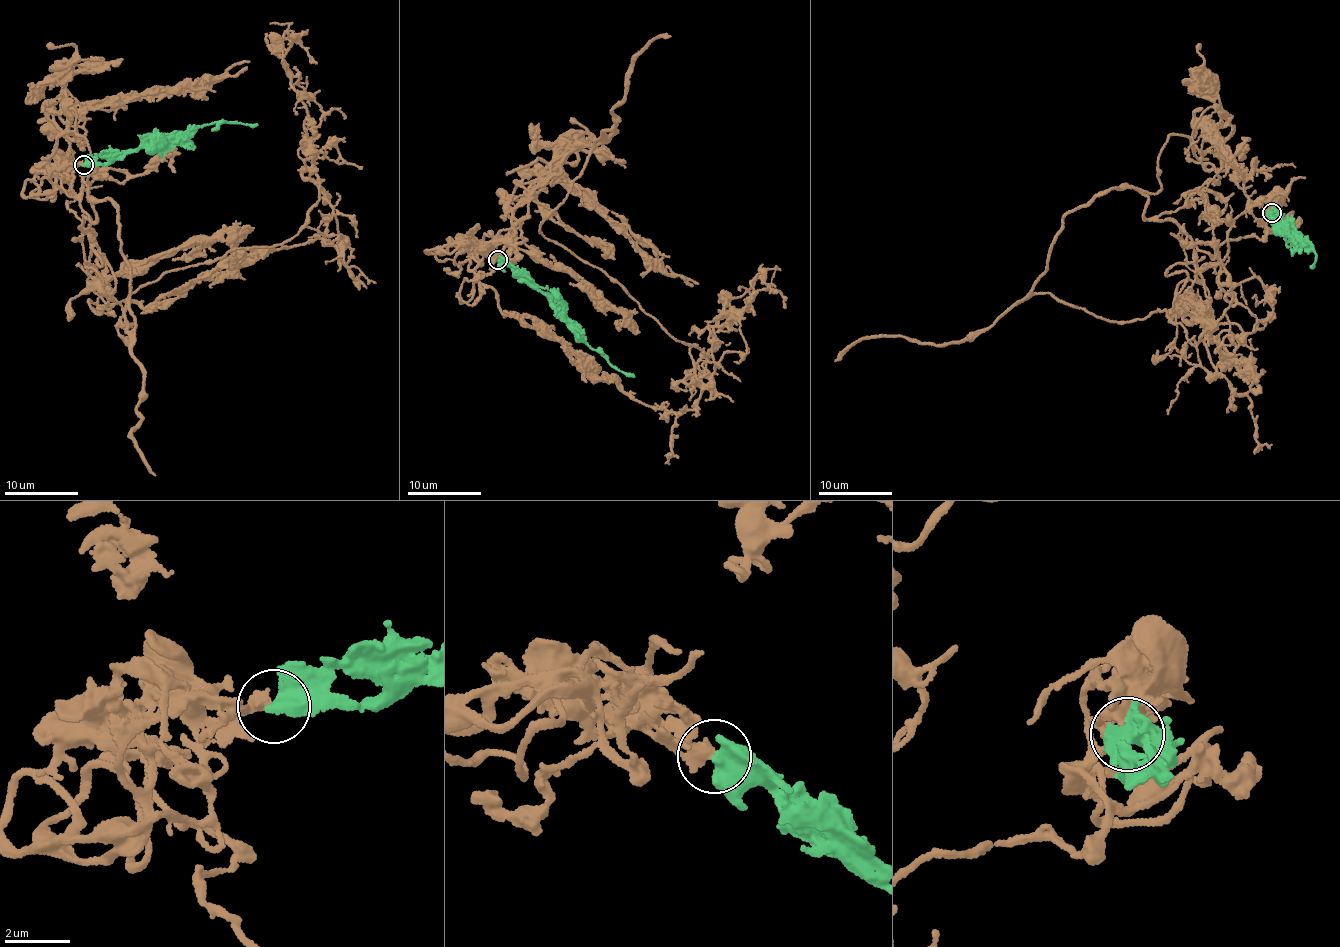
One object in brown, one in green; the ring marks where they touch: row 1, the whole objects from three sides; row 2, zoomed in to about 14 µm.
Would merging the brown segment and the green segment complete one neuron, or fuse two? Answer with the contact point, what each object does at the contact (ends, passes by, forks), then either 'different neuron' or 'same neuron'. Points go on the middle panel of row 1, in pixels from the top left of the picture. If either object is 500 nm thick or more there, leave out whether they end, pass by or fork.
place (498, 260); same neuron

